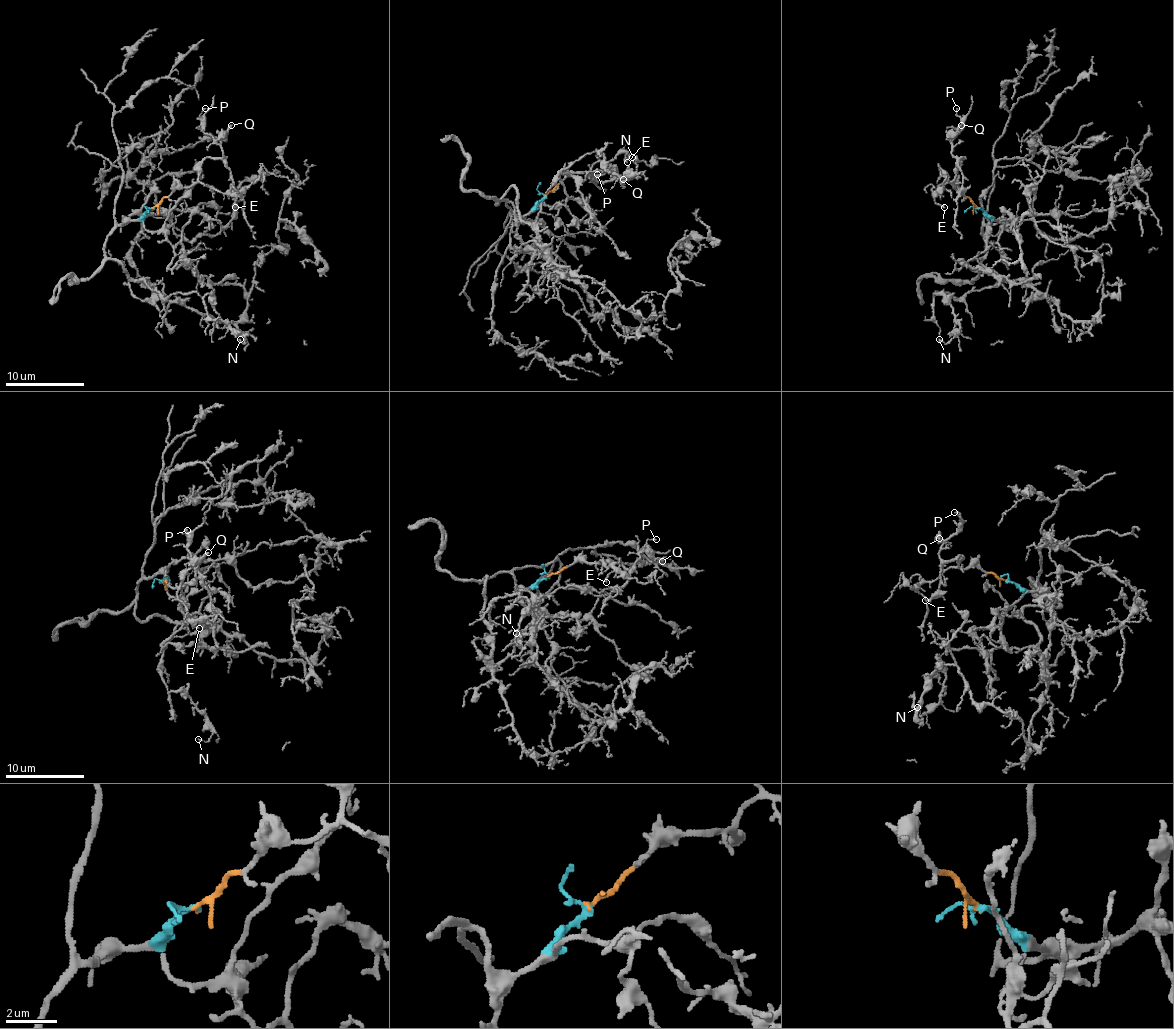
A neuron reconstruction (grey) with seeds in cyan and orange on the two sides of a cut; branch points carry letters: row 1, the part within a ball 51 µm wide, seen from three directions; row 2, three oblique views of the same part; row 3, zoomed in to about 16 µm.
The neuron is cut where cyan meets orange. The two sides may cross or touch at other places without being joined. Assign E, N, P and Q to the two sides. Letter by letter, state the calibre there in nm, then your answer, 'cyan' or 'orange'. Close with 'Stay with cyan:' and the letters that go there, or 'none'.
E: calibre 120 nm; orange
N: calibre 120 nm; cyan
P: calibre 120 nm; orange
Q: calibre 200 nm; orange
Stay with cyan: N

